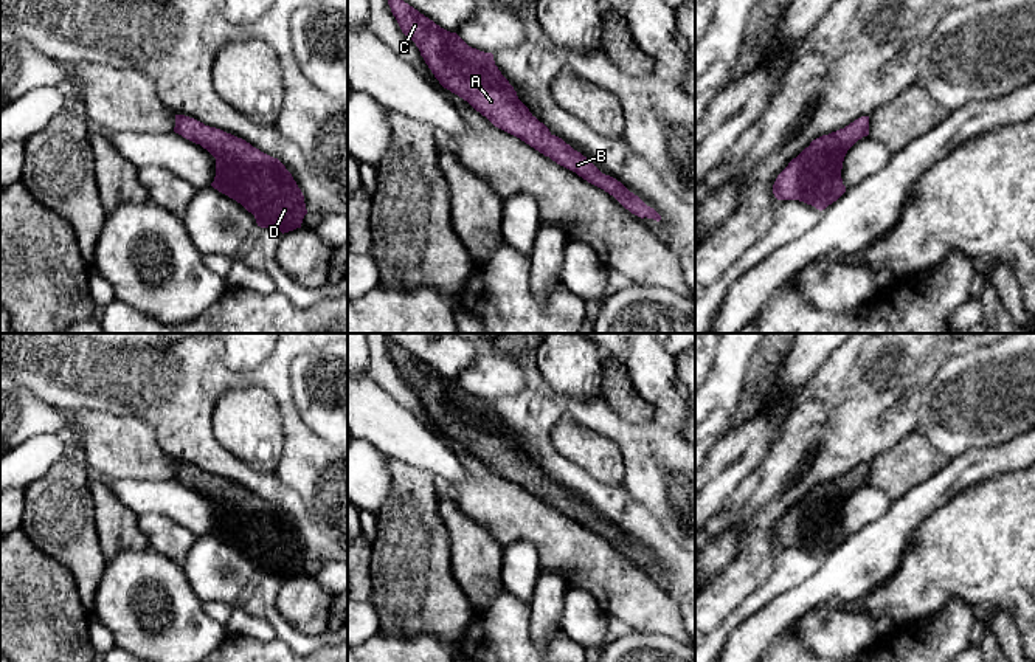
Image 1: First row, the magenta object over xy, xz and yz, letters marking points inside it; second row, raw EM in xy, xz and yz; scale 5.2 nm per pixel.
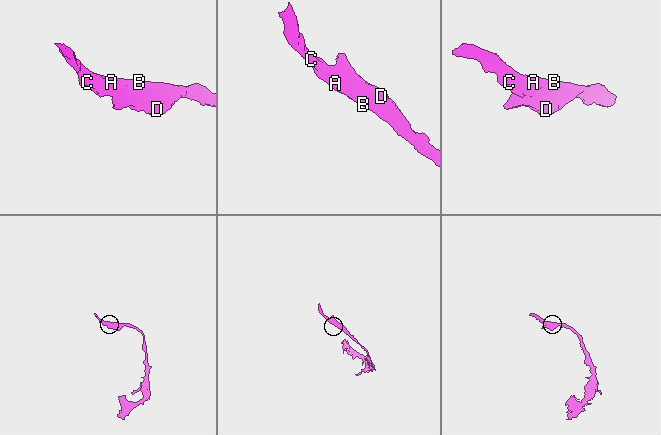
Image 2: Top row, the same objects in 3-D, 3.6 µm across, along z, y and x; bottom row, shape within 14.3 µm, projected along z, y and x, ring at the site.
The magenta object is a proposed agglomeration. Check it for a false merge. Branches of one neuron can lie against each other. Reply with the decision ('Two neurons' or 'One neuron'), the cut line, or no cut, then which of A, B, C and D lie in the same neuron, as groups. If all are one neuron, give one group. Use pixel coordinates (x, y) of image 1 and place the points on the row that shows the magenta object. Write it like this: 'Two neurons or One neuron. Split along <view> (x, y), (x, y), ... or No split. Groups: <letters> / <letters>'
One neuron. No split. Groups: A B C D

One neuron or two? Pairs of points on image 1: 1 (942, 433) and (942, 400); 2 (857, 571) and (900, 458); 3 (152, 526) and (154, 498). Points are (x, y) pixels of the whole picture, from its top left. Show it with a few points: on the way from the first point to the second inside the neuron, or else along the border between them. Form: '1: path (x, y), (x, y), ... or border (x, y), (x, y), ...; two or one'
1: path (942, 425), (942, 408); one
2: border (924, 479), (913, 484), (893, 501); two
3: border (138, 515), (160, 513), (186, 527); two

